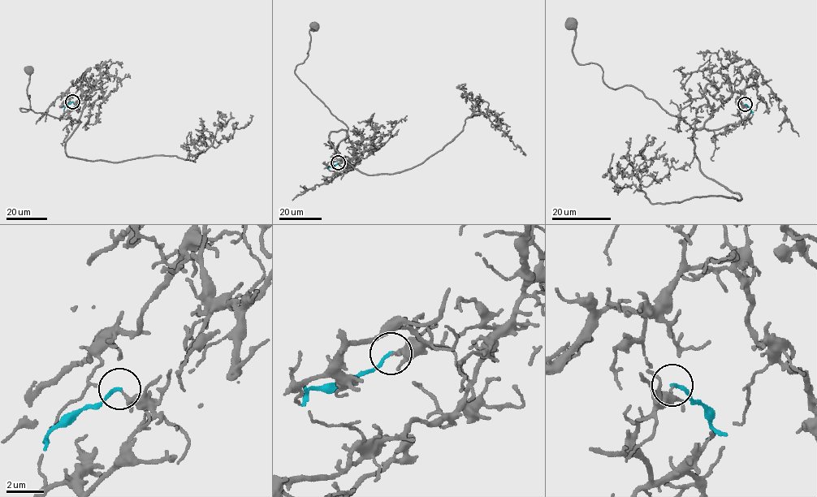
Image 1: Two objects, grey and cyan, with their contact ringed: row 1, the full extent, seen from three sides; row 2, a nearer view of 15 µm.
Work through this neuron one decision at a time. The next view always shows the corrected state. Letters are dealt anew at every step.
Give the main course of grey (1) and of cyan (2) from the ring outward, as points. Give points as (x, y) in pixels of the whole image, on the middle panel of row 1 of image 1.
1: (338, 162), (341, 161), (333, 161), (335, 151), (347, 129), (294, 72), (308, 57), (309, 30), (315, 26)
2: (338, 162), (328, 169)

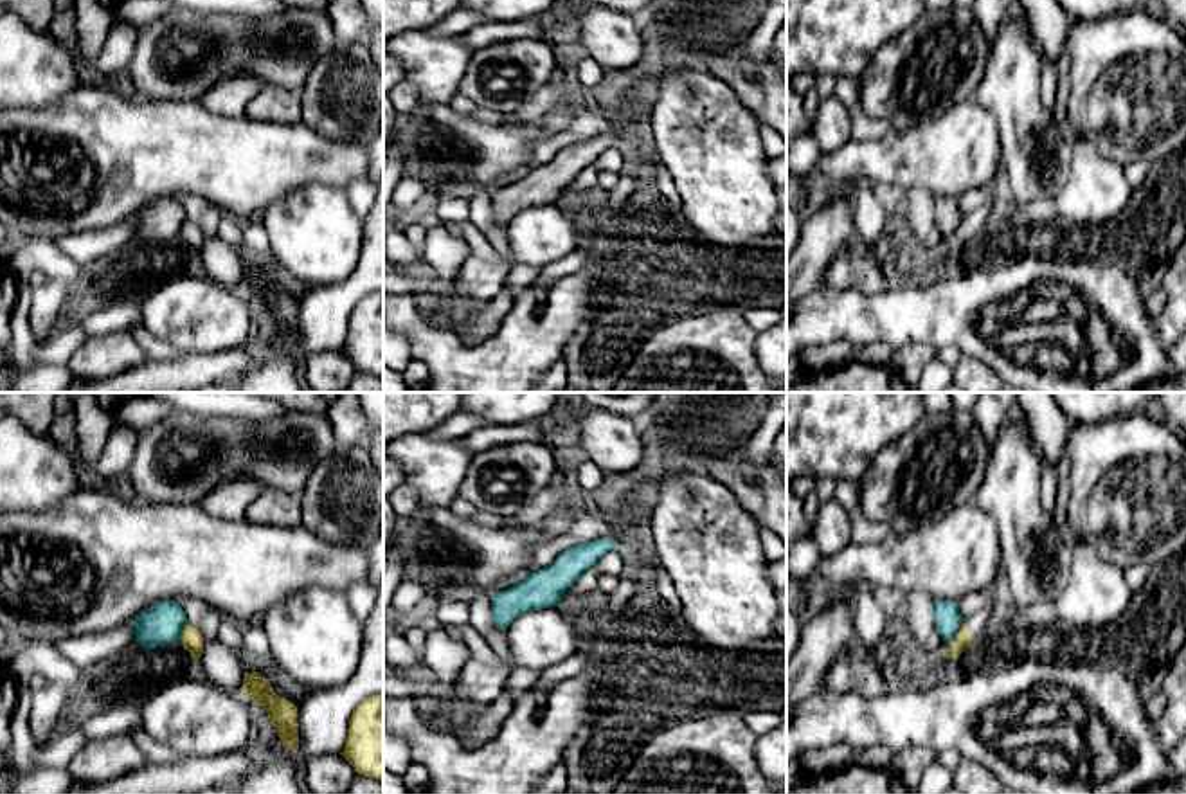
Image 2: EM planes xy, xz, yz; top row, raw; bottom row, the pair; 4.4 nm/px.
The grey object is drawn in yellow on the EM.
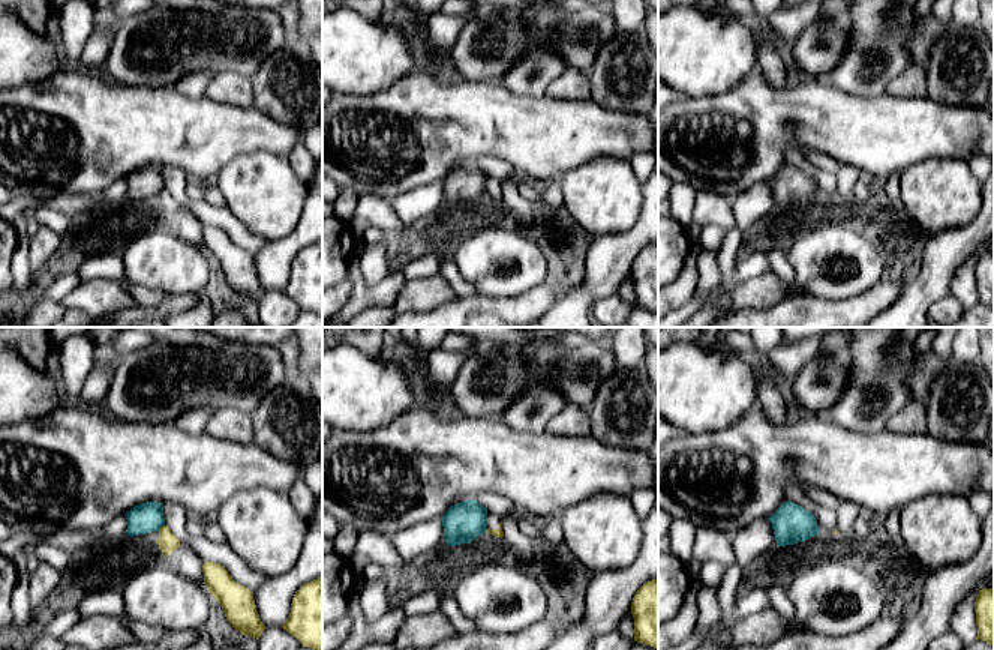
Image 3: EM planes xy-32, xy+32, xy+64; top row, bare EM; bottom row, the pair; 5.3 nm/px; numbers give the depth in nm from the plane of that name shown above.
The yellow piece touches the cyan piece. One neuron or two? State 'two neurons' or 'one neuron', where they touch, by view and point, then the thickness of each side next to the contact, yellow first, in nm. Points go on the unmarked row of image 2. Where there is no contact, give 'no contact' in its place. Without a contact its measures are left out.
two neurons; meets yellow in xy at (182, 227); 100 nm thick on the yellow side, 190 nm on the other

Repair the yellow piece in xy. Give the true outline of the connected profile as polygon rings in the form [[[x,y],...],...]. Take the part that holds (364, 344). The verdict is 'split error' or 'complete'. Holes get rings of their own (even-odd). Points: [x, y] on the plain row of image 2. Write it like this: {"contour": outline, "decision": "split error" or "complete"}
{"contour": [[[383,290],[365,295],[353,308],[340,351],[358,371],[383,378]]], "decision": "complete"}

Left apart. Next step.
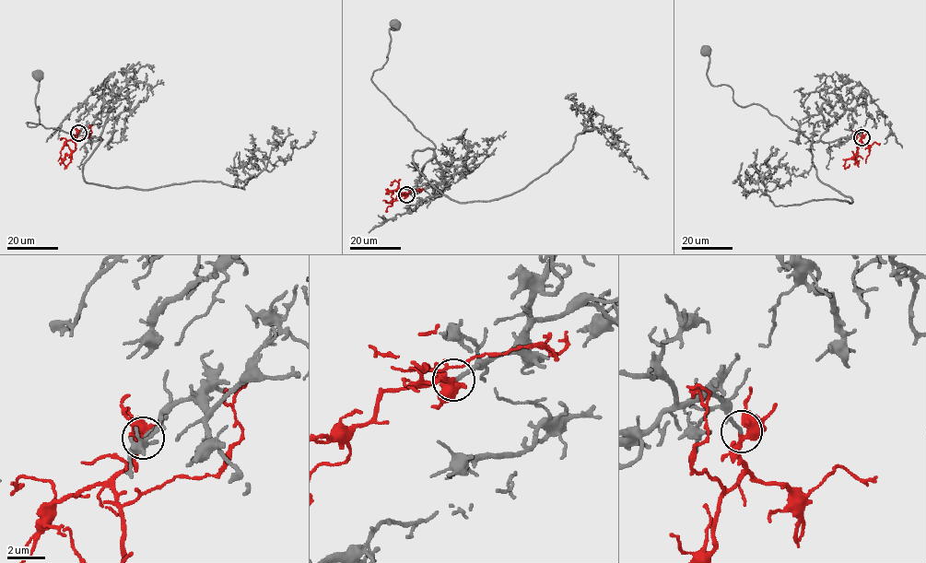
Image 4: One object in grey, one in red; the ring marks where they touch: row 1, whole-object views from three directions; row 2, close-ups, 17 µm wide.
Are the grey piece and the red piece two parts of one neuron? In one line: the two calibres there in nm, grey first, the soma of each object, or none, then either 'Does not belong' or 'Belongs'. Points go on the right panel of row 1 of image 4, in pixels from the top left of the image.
Thickness 220 nm (grey) against 320 nm. Soma of grey: (706, 50). Soma of red: none. Belongs

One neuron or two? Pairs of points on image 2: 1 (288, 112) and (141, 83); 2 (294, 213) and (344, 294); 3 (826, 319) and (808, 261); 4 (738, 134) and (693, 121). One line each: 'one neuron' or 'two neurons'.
1: one neuron
2: two neurons
3: two neurons
4: one neuron

